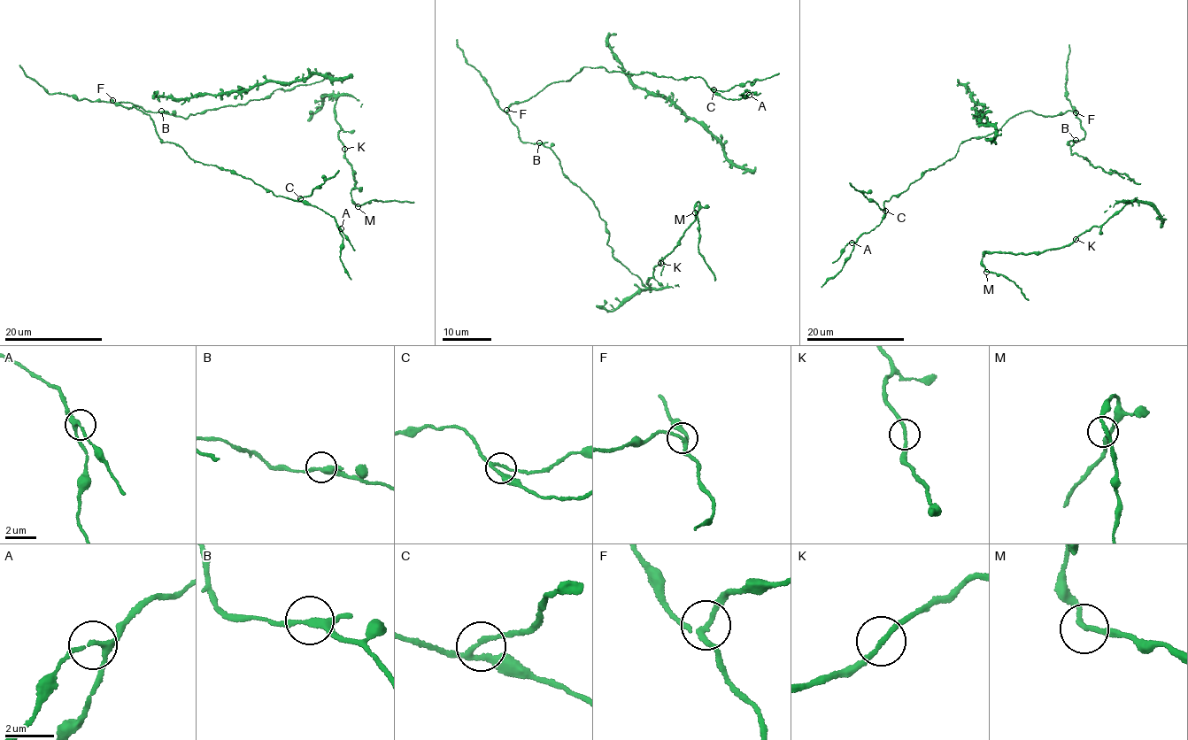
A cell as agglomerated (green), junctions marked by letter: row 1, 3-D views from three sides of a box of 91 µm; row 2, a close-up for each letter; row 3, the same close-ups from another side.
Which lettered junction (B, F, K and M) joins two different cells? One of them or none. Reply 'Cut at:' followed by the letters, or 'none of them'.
Cut at: F

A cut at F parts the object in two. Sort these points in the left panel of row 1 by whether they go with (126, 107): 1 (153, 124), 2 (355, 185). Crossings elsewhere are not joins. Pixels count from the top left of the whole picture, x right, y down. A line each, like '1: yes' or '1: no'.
1: yes
2: no

